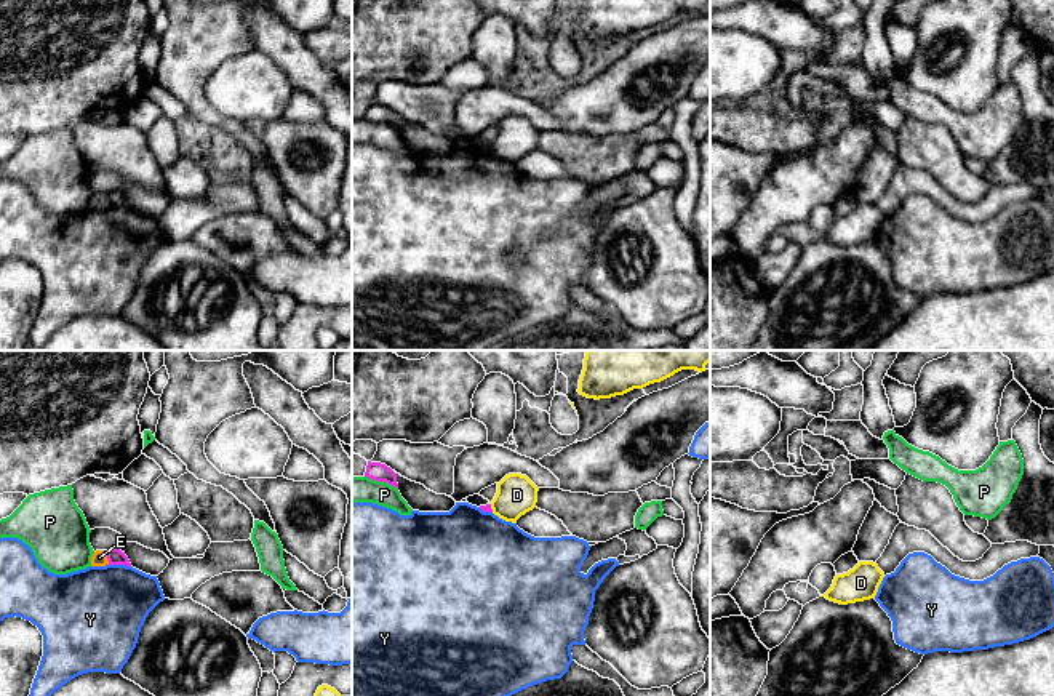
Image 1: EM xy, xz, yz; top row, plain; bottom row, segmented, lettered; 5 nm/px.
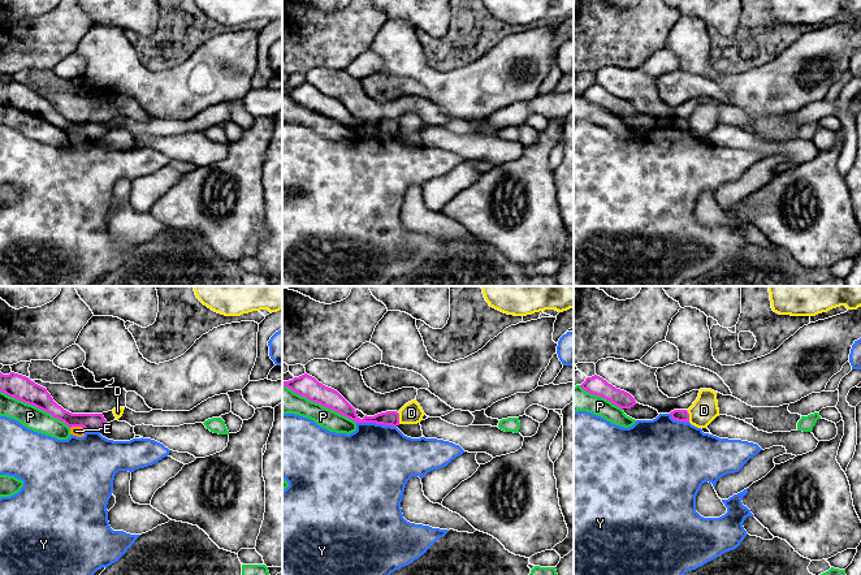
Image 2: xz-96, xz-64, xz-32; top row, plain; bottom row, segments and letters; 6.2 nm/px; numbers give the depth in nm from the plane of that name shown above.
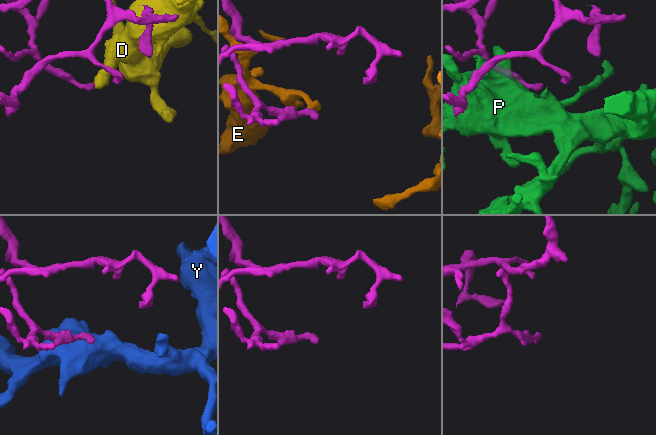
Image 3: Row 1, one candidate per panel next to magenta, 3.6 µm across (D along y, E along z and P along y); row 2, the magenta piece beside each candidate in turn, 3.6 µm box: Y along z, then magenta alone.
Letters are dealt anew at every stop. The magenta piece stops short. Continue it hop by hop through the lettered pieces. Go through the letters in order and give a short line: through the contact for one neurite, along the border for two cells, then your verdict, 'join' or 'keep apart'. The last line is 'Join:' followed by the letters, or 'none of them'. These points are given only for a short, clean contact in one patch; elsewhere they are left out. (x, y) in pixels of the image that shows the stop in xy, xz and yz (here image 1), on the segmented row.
D: line xz (490, 504), (493, 511); keep apart
E: keep apart
P: keep apart
Y: line xy (109, 564), (125, 564), (130, 567); keep apart
Join: none of them

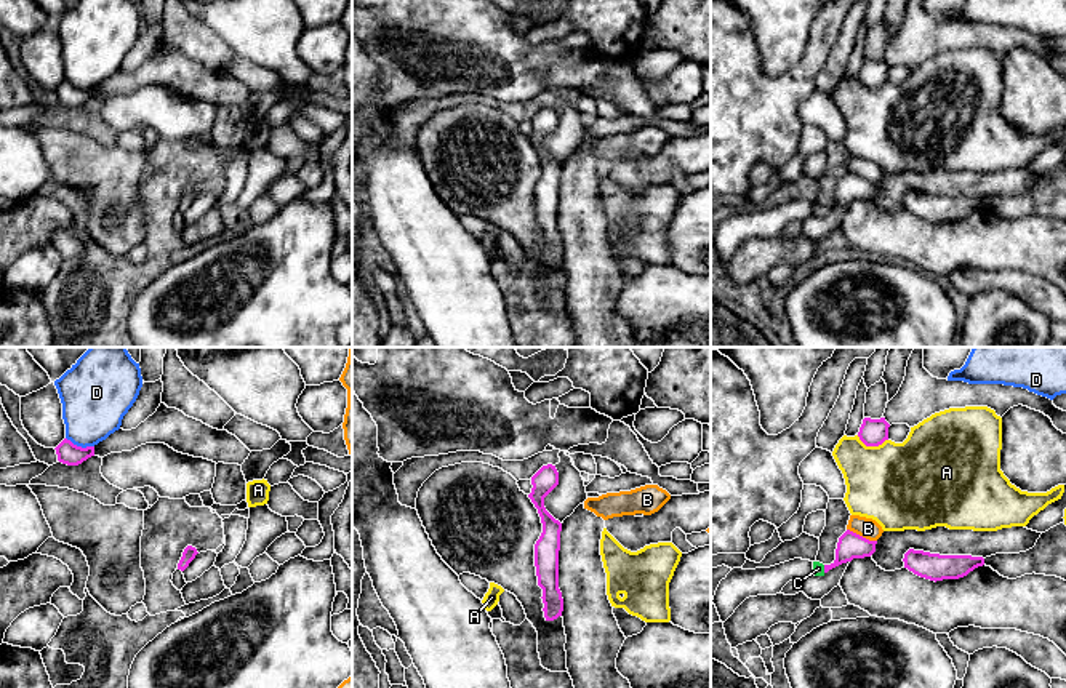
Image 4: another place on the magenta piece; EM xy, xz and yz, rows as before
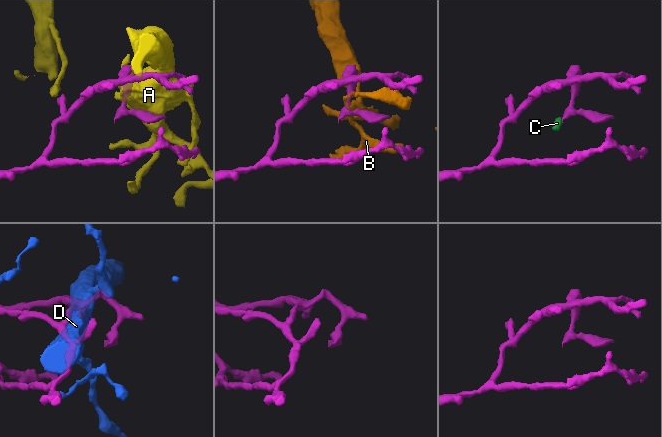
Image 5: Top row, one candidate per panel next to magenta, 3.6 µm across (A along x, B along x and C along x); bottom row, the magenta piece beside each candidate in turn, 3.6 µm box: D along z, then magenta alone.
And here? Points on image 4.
A: keep apart
B: line yz (847, 528), (876, 541); keep apart
C: line yz (850, 546), (833, 565), (825, 568), (818, 568); join
D: keep apart
Join: C

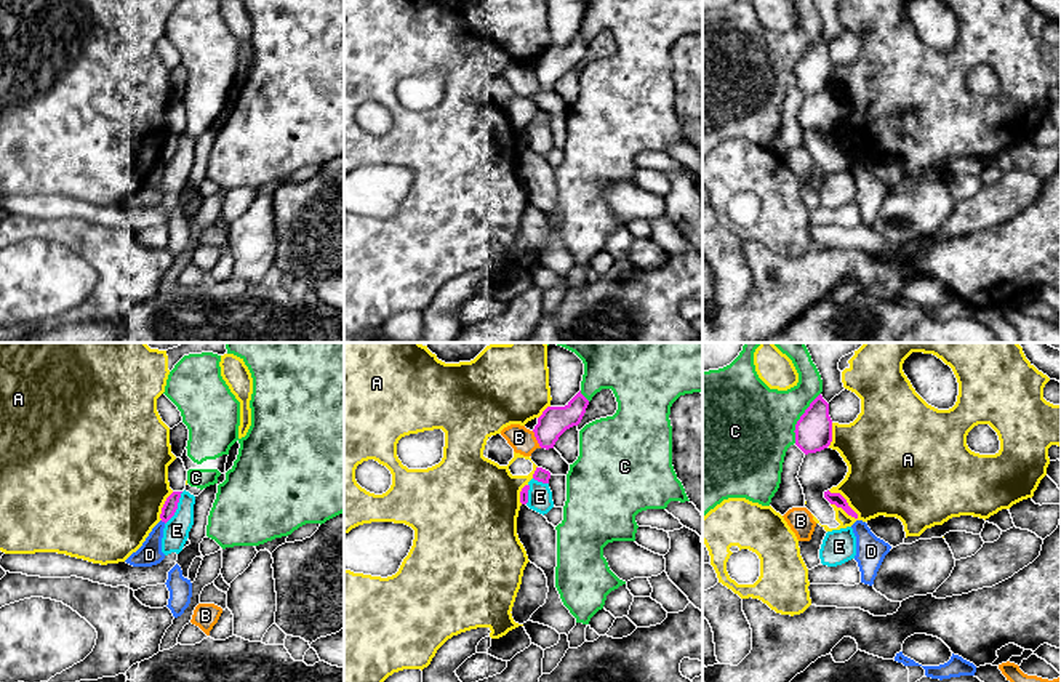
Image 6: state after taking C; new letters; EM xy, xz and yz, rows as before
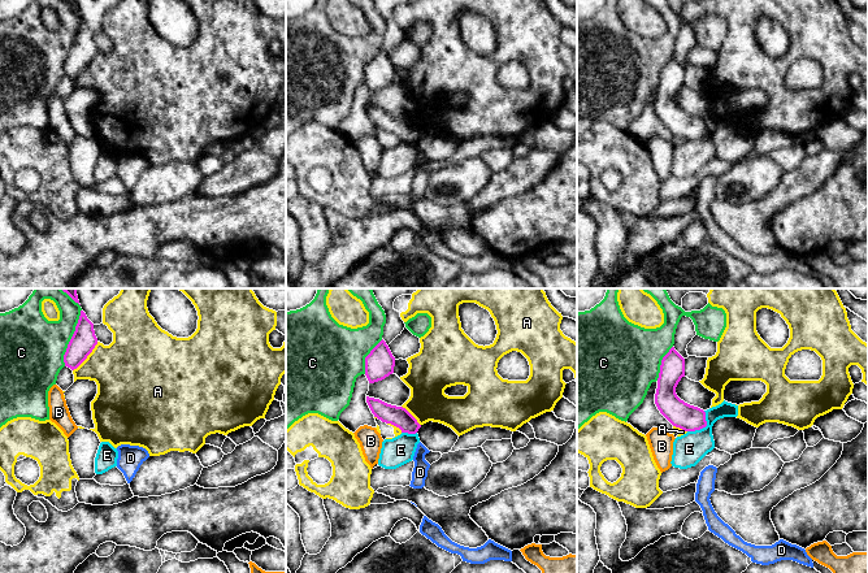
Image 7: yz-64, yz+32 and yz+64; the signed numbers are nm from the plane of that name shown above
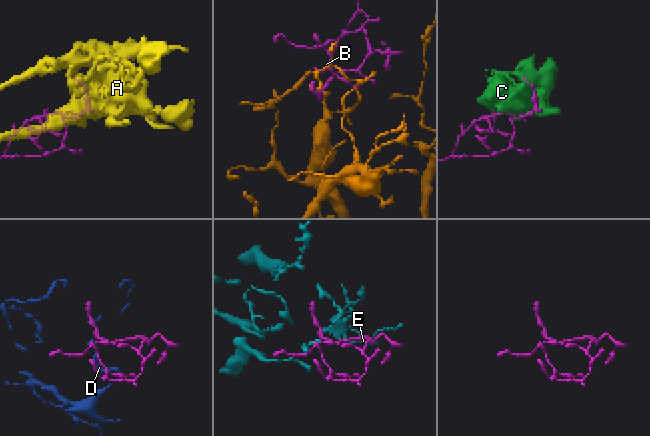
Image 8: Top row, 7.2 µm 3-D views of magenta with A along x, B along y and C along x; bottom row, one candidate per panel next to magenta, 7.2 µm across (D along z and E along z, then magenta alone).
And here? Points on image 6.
A: keep apart
B: keep apart
C: keep apart
D: line xy (160, 521), (165, 522); keep apart
E: line xy (183, 492), (175, 514), (165, 524); keep apart
Join: none of them

